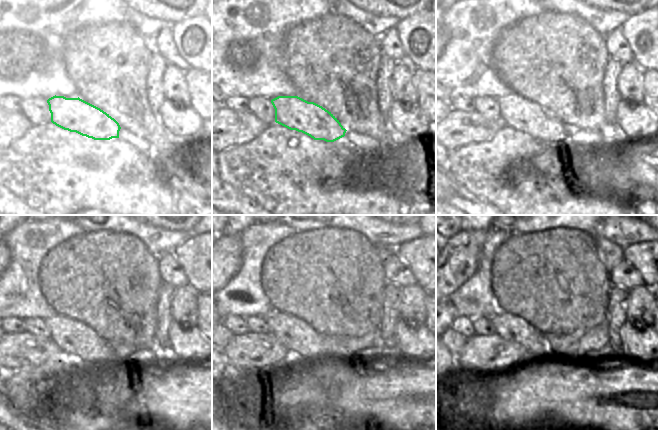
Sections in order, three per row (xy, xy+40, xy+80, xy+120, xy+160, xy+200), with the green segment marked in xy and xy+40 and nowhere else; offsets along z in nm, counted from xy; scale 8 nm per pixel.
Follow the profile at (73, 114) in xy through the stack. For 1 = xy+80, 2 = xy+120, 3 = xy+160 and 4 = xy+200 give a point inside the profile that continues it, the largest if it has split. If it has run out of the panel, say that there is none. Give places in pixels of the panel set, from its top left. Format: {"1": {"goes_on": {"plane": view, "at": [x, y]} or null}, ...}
{"1": {"goes_on": {"plane": "xy+80", "at": [517, 112]}}, "2": {"goes_on": {"plane": "xy+120", "at": [72, 336]}}, "3": {"goes_on": {"plane": "xy+160", "at": [296, 335]}}, "4": {"goes_on": {"plane": "xy+200", "at": [510, 327]}}}

